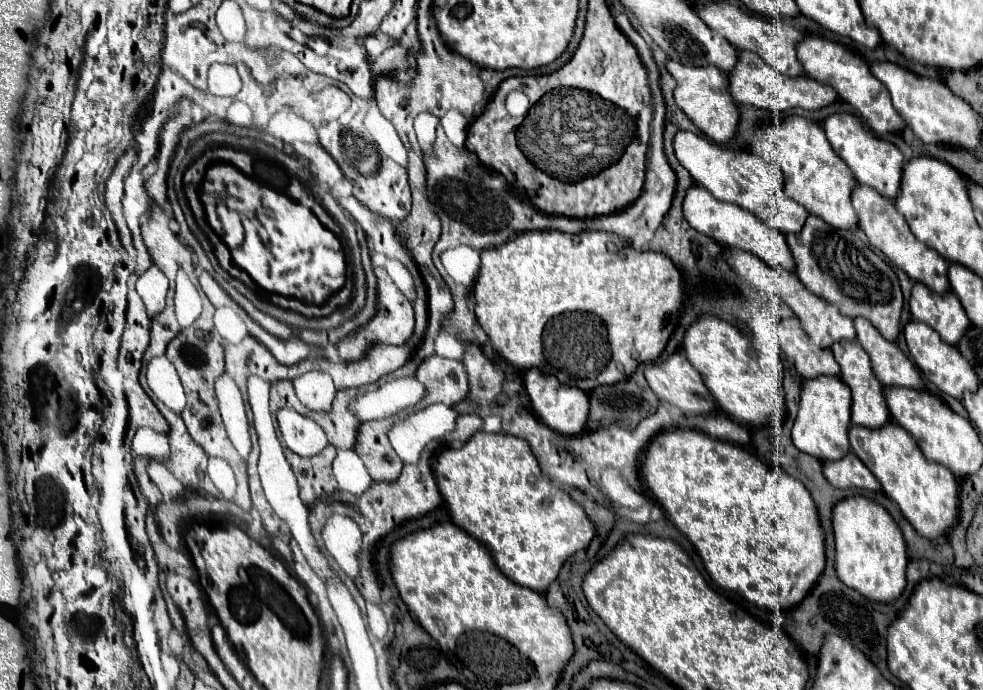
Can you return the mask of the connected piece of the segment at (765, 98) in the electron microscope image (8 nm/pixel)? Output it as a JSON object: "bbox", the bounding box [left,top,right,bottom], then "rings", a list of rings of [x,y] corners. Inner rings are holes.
{"bbox":[730,51,838,113],"rings":[[[738,51],[738,63],[734,71],[730,73],[730,93],[736,103],[752,105],[756,109],[768,109],[776,113],[782,113],[786,109],[796,109],[796,107],[806,111],[816,111],[816,109],[832,105],[838,97],[830,85],[824,85],[810,77],[792,79],[792,77],[776,73],[776,69],[772,69],[766,61],[762,61],[752,51]]]}

